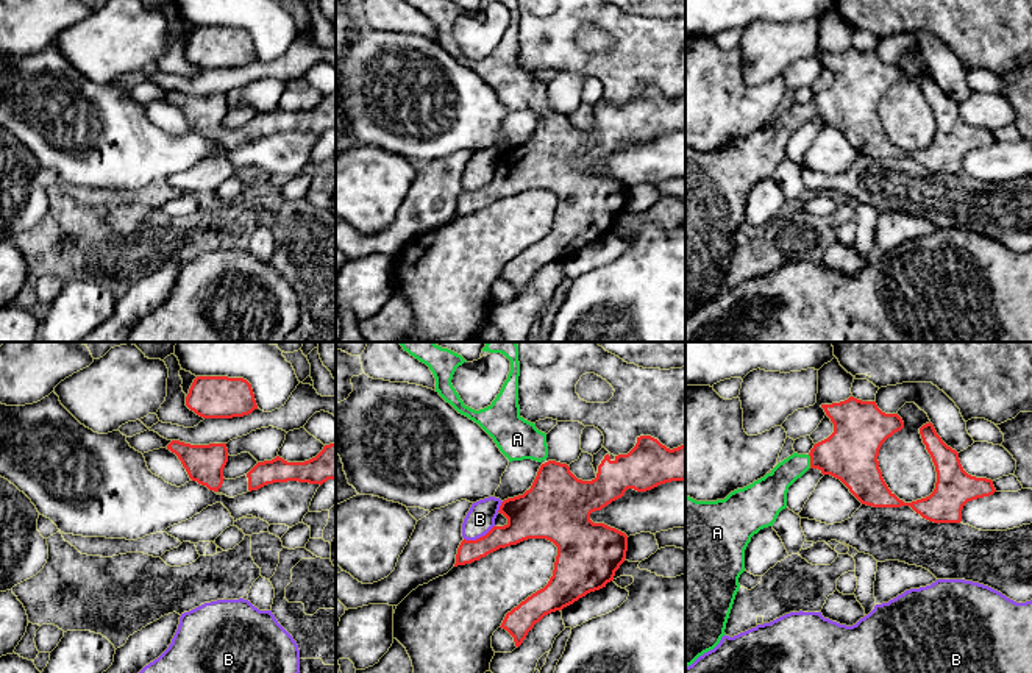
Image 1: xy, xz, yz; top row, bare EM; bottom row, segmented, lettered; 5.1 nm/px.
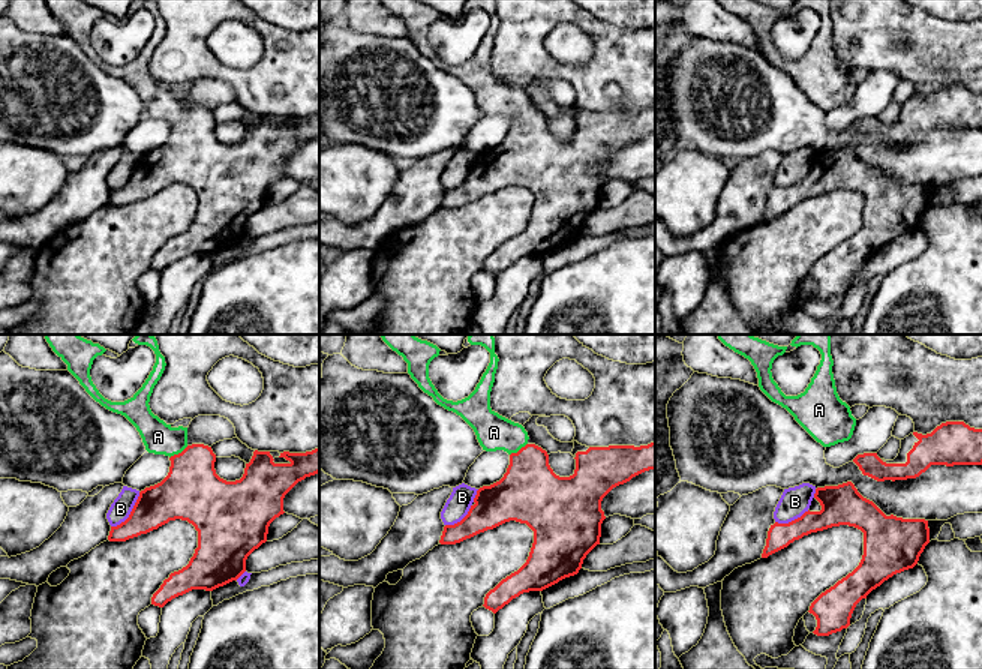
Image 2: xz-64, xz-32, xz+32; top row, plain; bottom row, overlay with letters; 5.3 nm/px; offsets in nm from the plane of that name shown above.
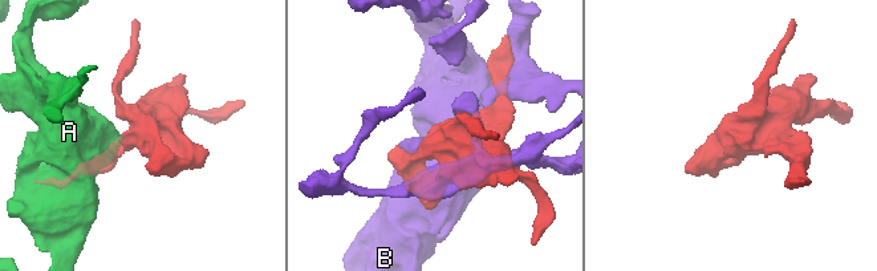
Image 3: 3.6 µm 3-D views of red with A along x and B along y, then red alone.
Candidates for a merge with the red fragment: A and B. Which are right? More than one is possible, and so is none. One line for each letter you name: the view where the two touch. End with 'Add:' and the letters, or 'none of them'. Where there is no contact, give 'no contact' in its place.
A: yz
Add: A

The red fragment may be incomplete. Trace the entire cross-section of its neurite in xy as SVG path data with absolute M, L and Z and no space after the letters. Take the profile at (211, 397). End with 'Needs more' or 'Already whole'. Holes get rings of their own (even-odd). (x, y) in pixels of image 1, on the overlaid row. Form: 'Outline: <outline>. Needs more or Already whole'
Outline: M197 376L186 406L203 418L244 417L258 409L251 384L228 376Z. Already whole

